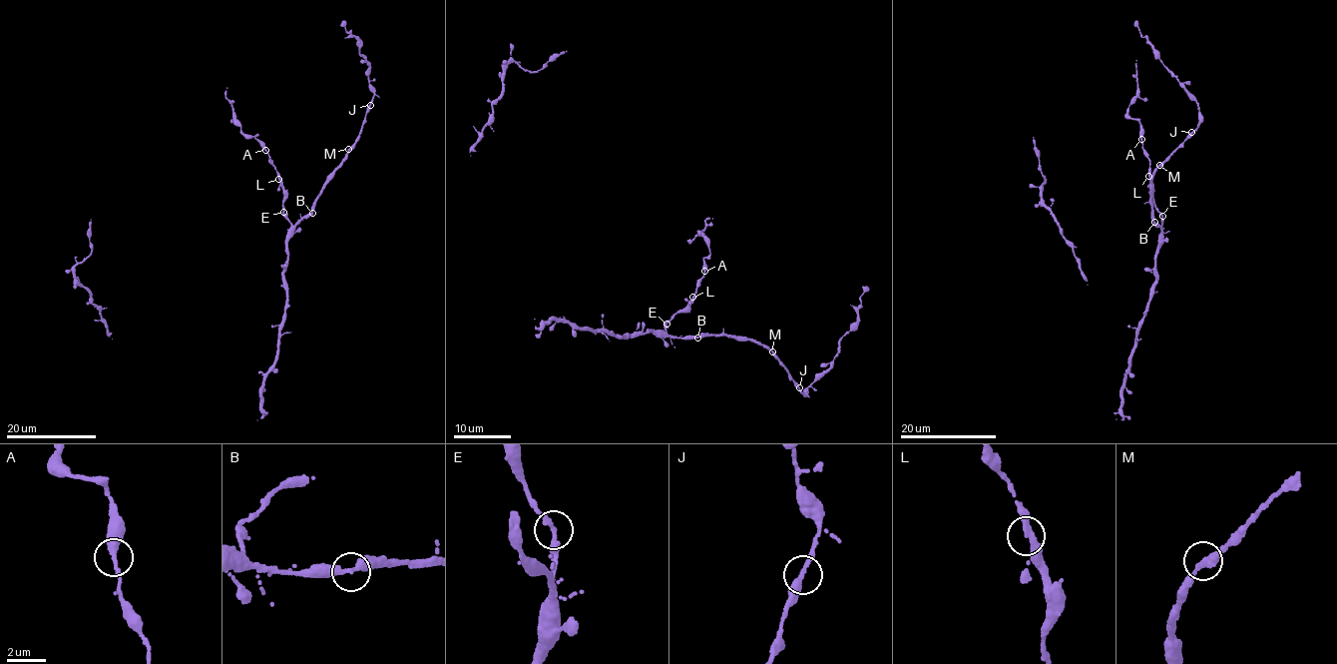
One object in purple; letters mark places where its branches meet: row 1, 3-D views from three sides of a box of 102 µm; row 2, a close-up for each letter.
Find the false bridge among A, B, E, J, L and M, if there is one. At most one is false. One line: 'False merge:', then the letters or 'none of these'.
False merge: none of these

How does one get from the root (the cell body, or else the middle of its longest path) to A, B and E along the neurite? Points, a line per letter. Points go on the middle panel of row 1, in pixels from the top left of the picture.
A: (611, 334), (622, 336), (661, 330), (667, 332), (666, 324), (673, 315), (689, 308), (704, 271)
B: (611, 334), (622, 336), (661, 330), (676, 337), (697, 337)
E: (611, 334), (622, 336), (661, 330), (665, 332), (667, 324)

